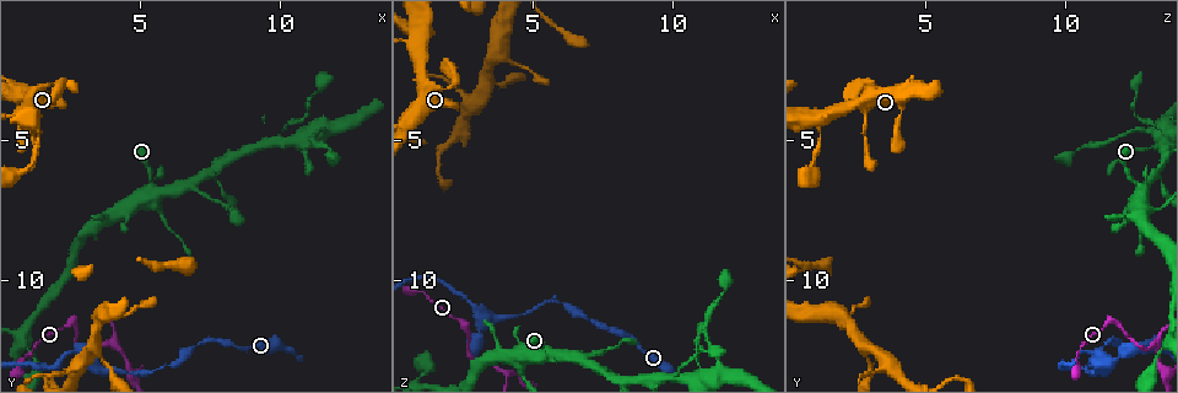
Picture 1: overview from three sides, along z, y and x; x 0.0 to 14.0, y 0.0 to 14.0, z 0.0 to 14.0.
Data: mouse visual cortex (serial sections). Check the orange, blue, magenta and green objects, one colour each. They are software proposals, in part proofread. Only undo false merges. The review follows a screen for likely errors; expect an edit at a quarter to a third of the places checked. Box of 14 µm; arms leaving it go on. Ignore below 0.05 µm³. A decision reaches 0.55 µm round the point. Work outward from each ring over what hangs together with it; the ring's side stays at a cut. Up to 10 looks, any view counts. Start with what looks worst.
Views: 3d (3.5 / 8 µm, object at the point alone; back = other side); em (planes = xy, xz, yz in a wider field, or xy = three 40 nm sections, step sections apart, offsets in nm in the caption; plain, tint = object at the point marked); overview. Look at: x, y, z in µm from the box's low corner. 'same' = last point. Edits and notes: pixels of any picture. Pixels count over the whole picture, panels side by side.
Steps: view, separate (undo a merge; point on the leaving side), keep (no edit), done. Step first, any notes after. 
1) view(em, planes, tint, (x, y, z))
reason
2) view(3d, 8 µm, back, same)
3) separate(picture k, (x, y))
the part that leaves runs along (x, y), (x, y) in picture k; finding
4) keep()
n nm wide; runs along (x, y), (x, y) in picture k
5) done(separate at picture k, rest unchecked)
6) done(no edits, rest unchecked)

view(3d, 3.5 µm, (3.9, 12.2, 13.3))
branch point

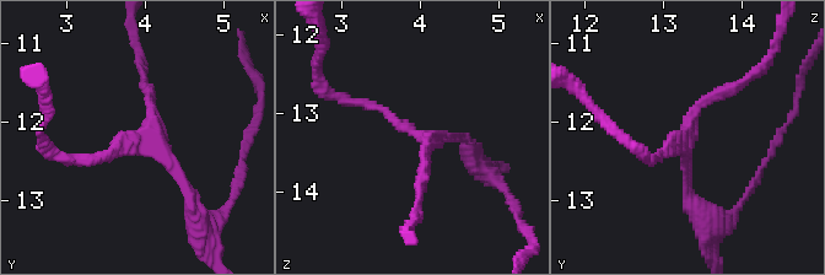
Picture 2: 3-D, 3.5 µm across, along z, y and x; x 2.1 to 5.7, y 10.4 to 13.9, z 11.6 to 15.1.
view(em, xy, step 5, tint, (3.95, 12.20, 13.20))
3 arms; arms of 100, 150, 150 nm

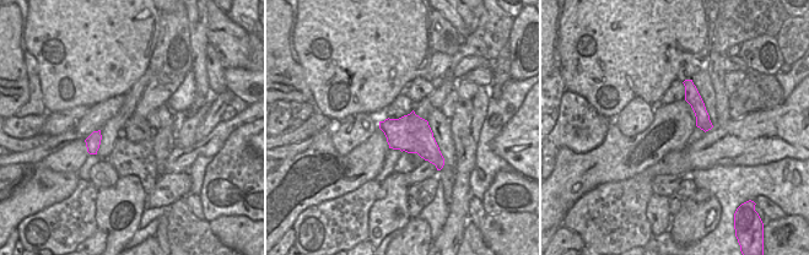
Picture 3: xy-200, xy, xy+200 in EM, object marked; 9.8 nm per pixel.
view(em, xy, step 3, tint, same)
cut it another way

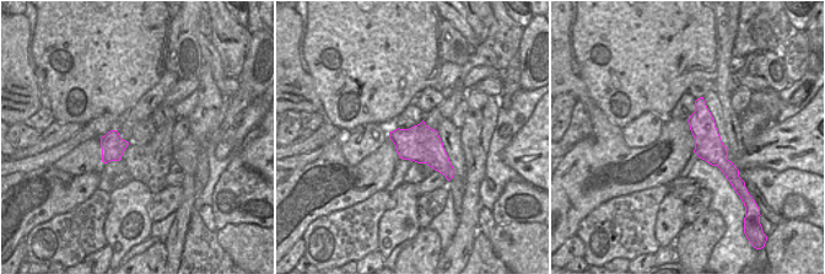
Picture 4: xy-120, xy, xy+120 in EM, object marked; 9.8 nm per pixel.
keep()
runs along (74, 161), (149, 139), (190, 199) in picture 2; one cell here

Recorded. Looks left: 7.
view(3d, 8 µm, (2.8, 12.5, 10.9))
sudden change in width

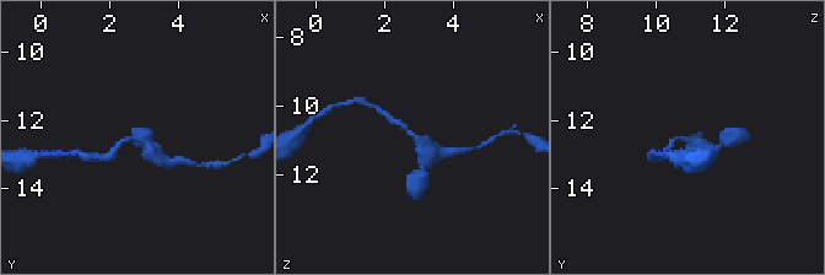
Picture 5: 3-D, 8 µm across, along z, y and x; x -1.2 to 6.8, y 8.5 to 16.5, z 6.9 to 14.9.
view(3d, 3.5 µm, (2.8, 12.5, 10.8))

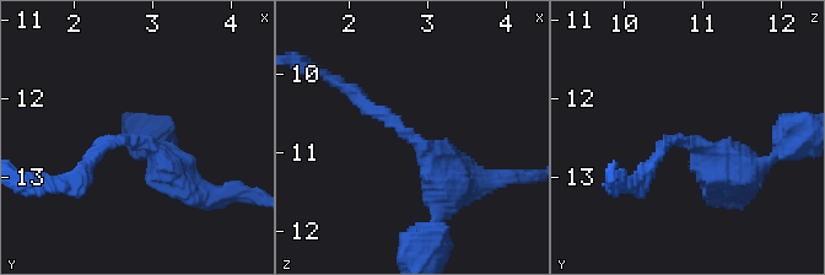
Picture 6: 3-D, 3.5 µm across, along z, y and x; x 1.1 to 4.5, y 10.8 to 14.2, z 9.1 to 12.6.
keep()
runs along (465, 179), (447, 177), (360, 98) in picture 6; one cell here

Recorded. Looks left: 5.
view(3d, 3.5 µm, (5.3, 6.8, 12.8))
four-way junction

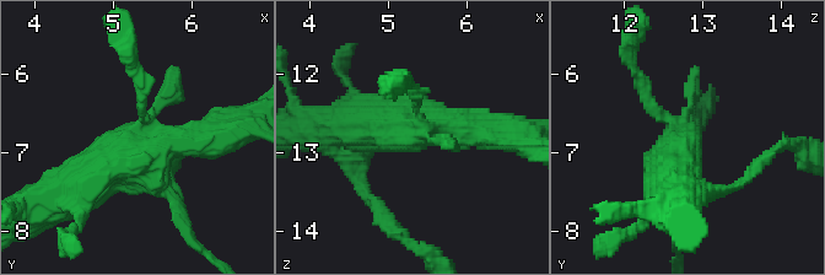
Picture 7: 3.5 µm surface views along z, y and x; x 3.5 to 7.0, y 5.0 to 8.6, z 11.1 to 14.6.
view(em, xy, step 1, tint, (5.40, 6.80, 12.70))

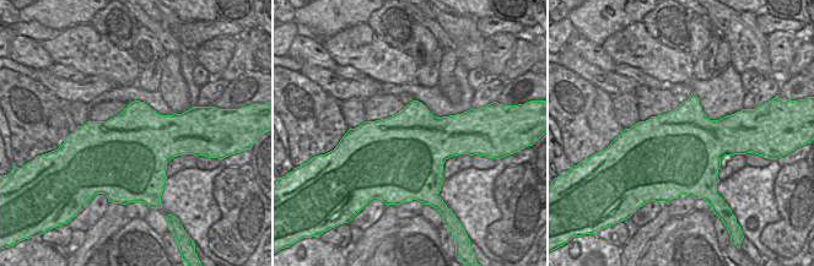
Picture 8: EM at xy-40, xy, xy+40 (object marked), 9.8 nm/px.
keep()
800 nm wide; runs along (134, 73), (152, 144), (224, 136) in picture 7; all the same cell

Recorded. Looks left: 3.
view(3d, 3.5 µm, (7.5, 6.3, 13.3))
three-way junction

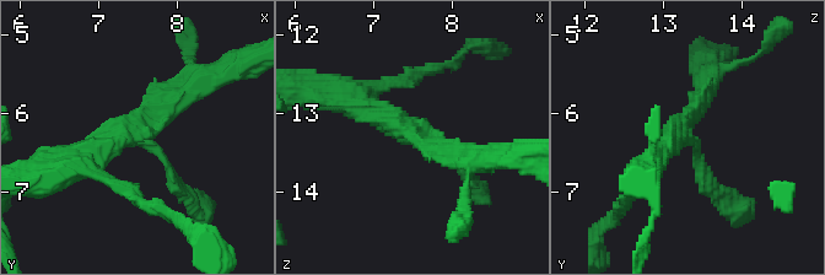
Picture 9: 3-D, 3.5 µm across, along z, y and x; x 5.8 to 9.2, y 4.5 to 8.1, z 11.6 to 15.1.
view(em, planes, tint, (7.50, 6.35, 13.35))
3 arms; arms of 150, 250, 350 nm; now the EM

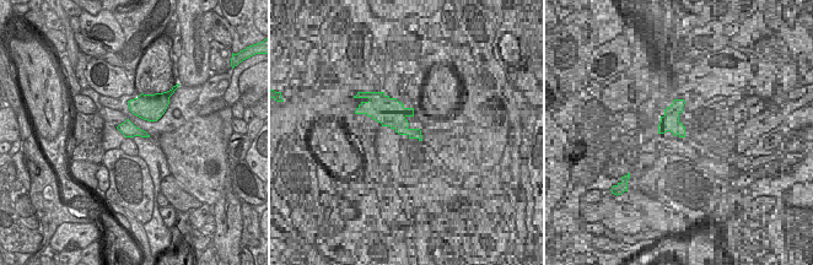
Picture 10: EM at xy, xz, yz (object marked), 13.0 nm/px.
keep()
runs along (356, 102), (462, 168) in picture 9; all the same cell

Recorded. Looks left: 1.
done(no edits, rest unchecked)

